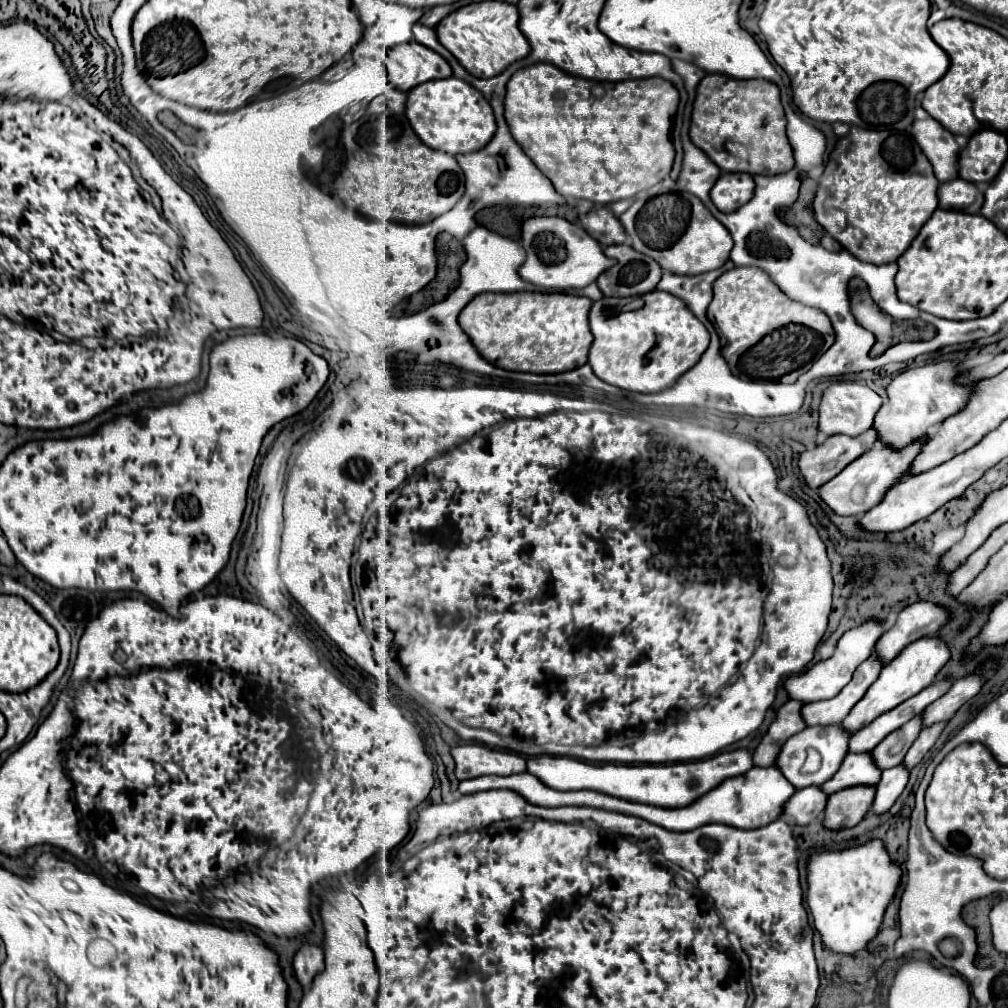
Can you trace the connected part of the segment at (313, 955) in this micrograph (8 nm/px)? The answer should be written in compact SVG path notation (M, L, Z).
M313 944L303 946L293 958L293 972L303 990L309 988L309 984L313 982L317 972L321 972L321 968L323 968L323 952Z

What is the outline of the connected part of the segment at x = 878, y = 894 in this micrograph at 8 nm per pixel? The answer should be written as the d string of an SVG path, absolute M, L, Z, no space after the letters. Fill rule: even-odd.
M871 840L863 846L839 852L813 852L807 880L807 902L823 944L833 952L855 954L879 932L883 912L899 886L901 868L891 860L881 840Z

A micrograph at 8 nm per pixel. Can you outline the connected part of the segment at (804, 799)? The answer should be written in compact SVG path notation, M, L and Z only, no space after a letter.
M809 786L809 788L797 790L789 798L789 802L785 804L783 816L791 816L795 826L807 826L813 820L821 818L825 810L825 802L827 802L827 794L823 794L819 786Z

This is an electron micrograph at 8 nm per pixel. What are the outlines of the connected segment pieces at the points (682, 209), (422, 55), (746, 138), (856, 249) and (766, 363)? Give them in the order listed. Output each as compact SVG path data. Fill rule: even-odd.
M641 192L635 196L633 204L619 216L631 244L637 252L653 256L663 270L683 276L695 276L709 272L725 264L733 248L729 230L689 192L665 192L649 196Z
M405 42L391 48L387 70L391 84L403 92L409 92L427 80L451 76L447 60L417 42Z
M707 74L697 86L689 136L693 144L725 172L781 174L795 164L785 136L785 114L779 102L779 88L769 80L733 80Z
M851 126L849 134L839 138L835 150L829 154L825 164L825 172L819 178L819 188L813 200L813 211L817 222L855 258L869 264L889 264L895 262L919 234L921 226L929 220L929 216L937 208L937 178L933 176L929 160L923 152L915 150L915 160L909 168L897 170L887 164L881 156L881 144L885 140L885 130L865 130L859 126Z
M735 266L721 274L713 282L713 300L707 308L707 316L711 324L715 326L719 338L721 338L721 352L723 358L727 360L731 372L743 380L753 380L753 382L781 382L781 378L789 372L799 372L813 364L833 342L833 328L825 312L817 308L809 308L801 302L795 302L787 298L763 272L761 268L755 266ZM771 338L771 350L755 350L761 340Z

